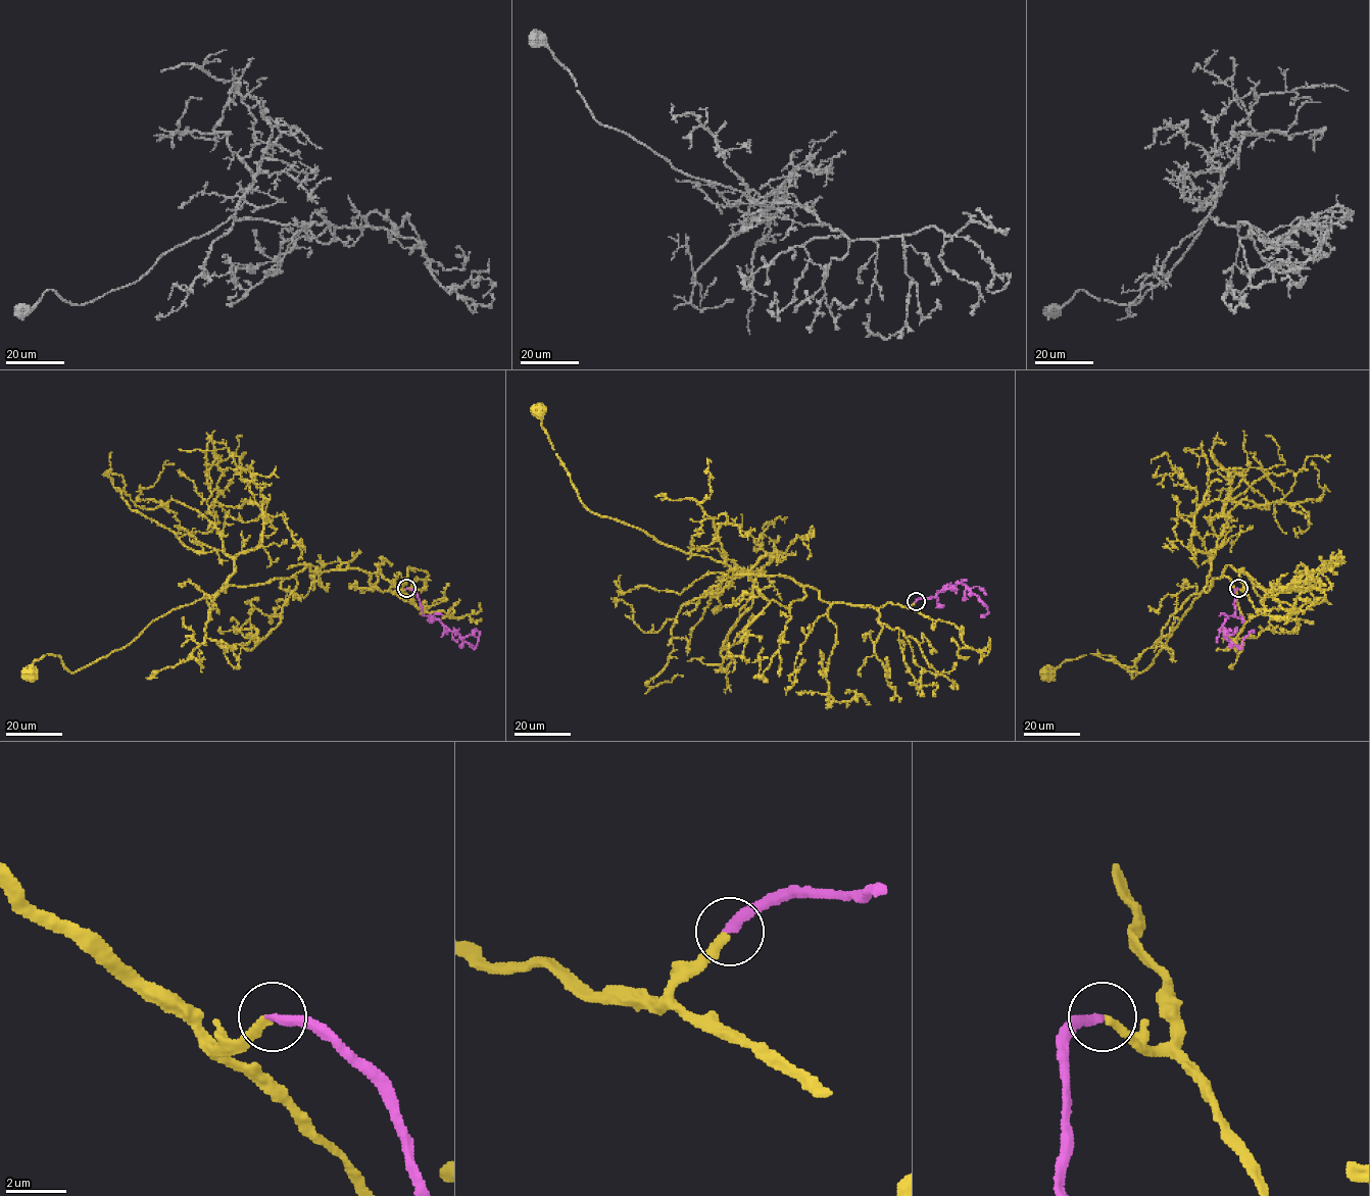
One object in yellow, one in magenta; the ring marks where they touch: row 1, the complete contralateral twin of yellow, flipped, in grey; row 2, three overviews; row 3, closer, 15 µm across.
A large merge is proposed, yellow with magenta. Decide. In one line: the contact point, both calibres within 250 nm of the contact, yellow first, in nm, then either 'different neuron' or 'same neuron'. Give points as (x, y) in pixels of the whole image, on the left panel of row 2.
(406, 588) | 280/320 nm | same neuron

